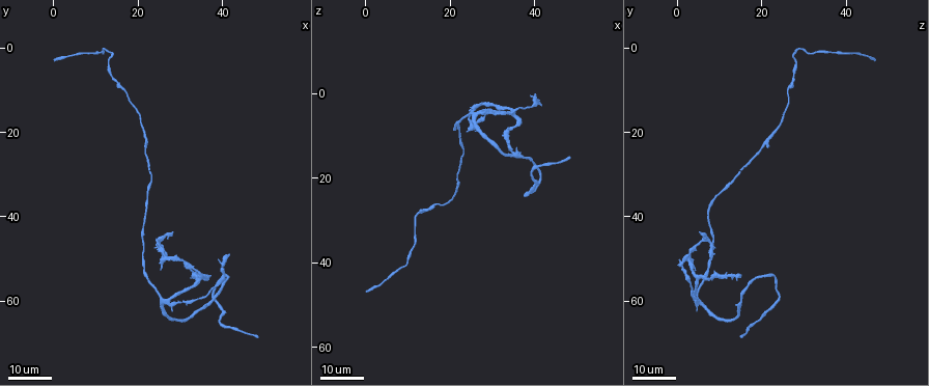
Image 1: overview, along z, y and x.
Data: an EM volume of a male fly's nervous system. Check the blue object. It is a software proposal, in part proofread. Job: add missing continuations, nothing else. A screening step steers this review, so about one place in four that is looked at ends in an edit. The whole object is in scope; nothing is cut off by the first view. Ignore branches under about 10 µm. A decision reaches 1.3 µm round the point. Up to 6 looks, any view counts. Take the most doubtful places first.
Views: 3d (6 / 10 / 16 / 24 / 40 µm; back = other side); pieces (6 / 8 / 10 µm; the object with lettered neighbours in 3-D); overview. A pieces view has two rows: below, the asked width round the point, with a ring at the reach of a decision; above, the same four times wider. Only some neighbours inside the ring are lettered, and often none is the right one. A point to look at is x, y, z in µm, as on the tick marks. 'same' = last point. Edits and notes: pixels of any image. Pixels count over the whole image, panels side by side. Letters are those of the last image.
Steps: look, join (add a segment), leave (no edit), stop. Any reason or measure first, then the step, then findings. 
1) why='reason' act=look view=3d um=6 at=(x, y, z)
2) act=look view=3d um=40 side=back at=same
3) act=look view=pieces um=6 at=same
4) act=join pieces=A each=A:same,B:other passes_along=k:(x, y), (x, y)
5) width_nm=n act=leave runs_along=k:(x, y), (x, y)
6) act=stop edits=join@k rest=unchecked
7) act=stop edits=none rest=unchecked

why='end of a long branch' act=look view=3d um=24 at=(0.5, 3.0, 46.5)

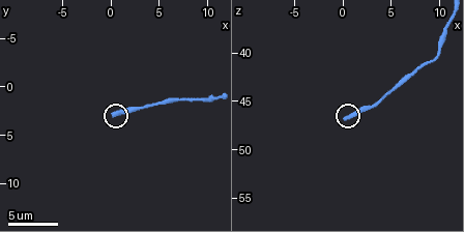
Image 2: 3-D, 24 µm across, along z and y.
why='see the neighbours' act=look view=pieces um=6 at=(0.4, 2.6, 46.6)

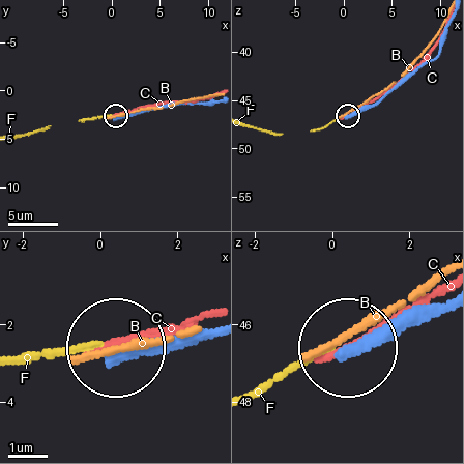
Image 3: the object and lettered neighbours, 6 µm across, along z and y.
act=leave each=B:other,C:other,F:other runs_along=3:(445, 299), (416, 306), (350, 349) found='no lettered segment goes on from it'

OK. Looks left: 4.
why='free end' act=look view=3d um=16 at=(48.0, 68.5, 14.5)

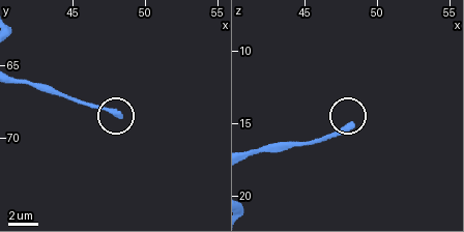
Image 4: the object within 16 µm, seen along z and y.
act=look view=pieces um=8 at=(48.2, 68.6, 15.0)

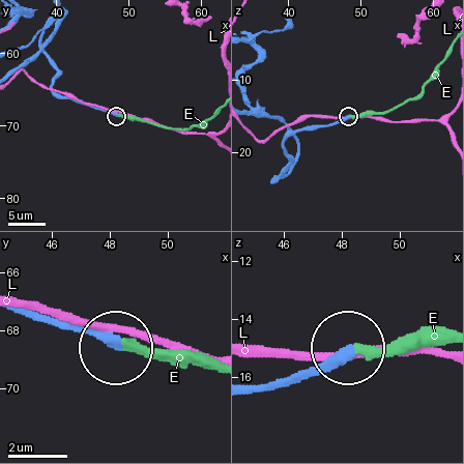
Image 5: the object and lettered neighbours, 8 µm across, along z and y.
act=join pieces=E each=E:same,L:other passes_along=5:(278, 384), (335, 367), (359, 347), (445, 340) found='the neuron continues'

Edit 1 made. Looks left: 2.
act=stop edits=join@5 rest=unchecked

